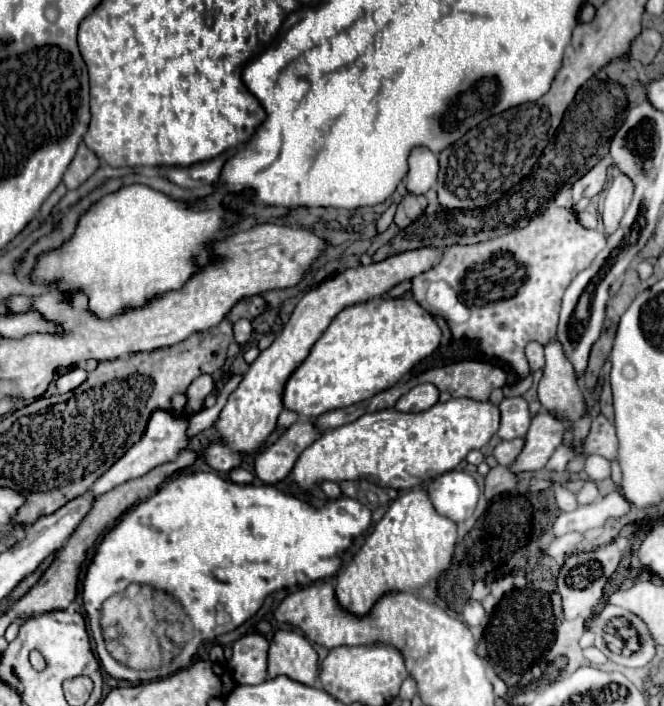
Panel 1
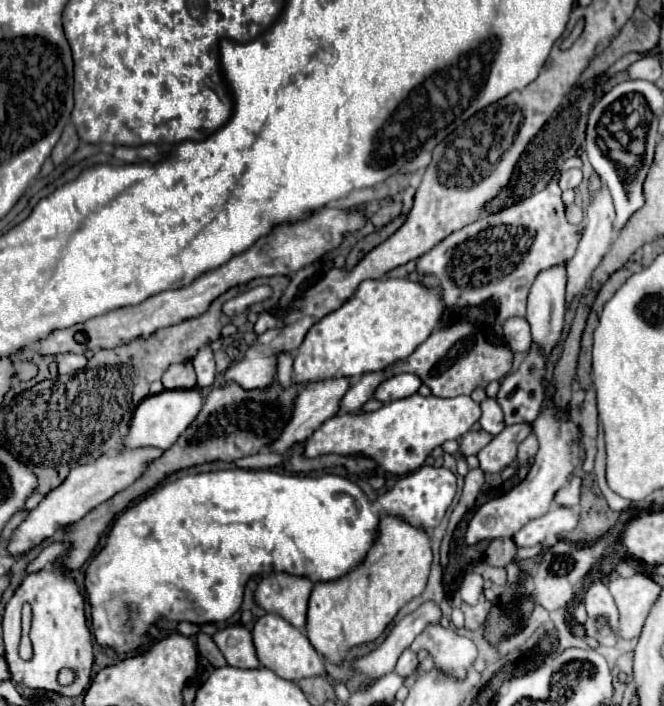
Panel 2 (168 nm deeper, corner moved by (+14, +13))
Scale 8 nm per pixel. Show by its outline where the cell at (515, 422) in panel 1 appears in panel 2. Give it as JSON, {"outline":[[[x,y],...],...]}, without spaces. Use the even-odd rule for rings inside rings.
{"outline":[[[487,398],[485,402],[481,402],[481,412],[483,412],[479,418],[481,428],[485,432],[489,432],[491,436],[497,436],[505,428],[501,406],[497,406],[497,402],[493,398]]]}

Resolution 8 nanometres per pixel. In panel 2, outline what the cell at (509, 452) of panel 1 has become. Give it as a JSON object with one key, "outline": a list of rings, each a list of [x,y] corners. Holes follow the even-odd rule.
{"outline":[[[469,430],[461,436],[459,440],[459,452],[461,456],[471,456],[471,454],[477,454],[493,436],[491,434],[485,434],[483,430]]]}

